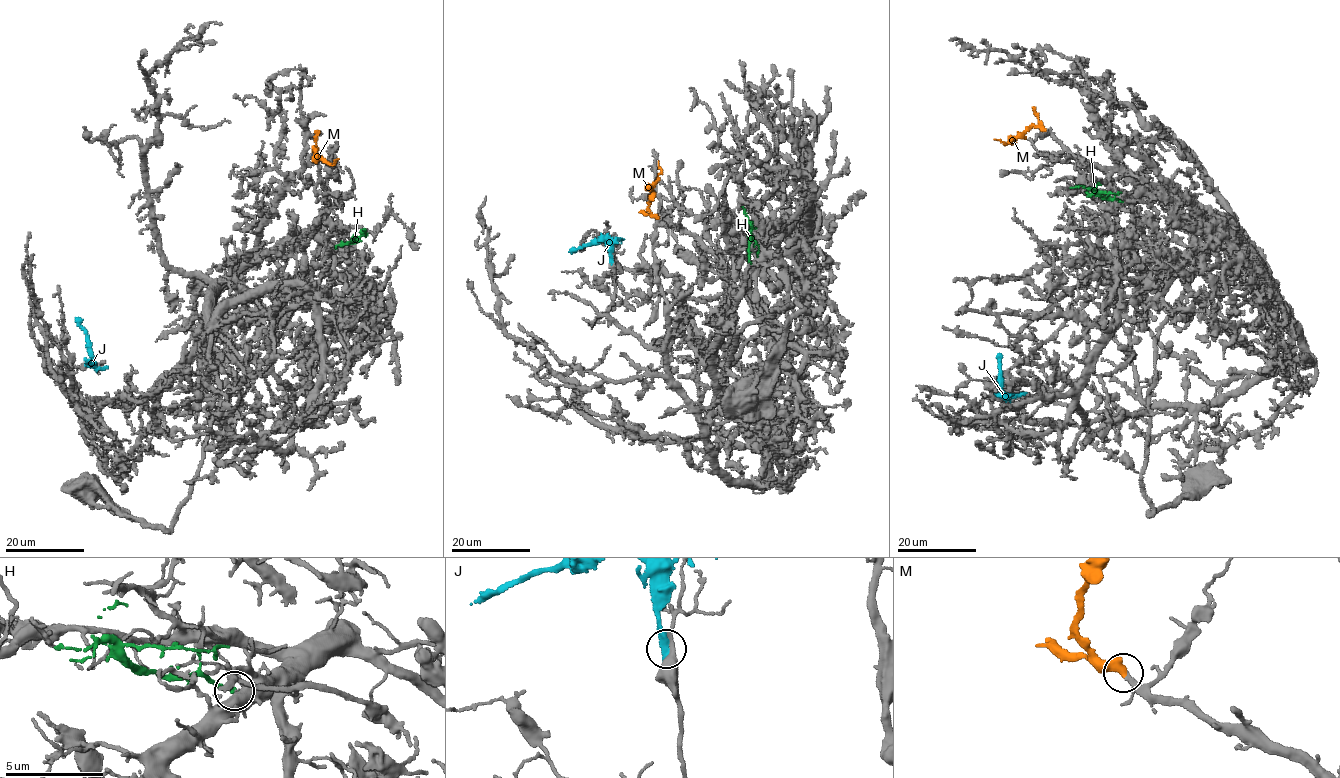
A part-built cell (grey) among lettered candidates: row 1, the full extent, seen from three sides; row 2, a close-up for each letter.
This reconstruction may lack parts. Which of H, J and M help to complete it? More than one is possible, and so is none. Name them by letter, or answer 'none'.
M

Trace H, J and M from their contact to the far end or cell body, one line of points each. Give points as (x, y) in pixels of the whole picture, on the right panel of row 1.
H: (1122, 202), (1101, 197), (1082, 186), (1070, 188)
J: (1023, 393), (1007, 394), (1000, 389), (998, 353)
M: (1045, 129), (1031, 127), (1005, 144), (994, 140)

